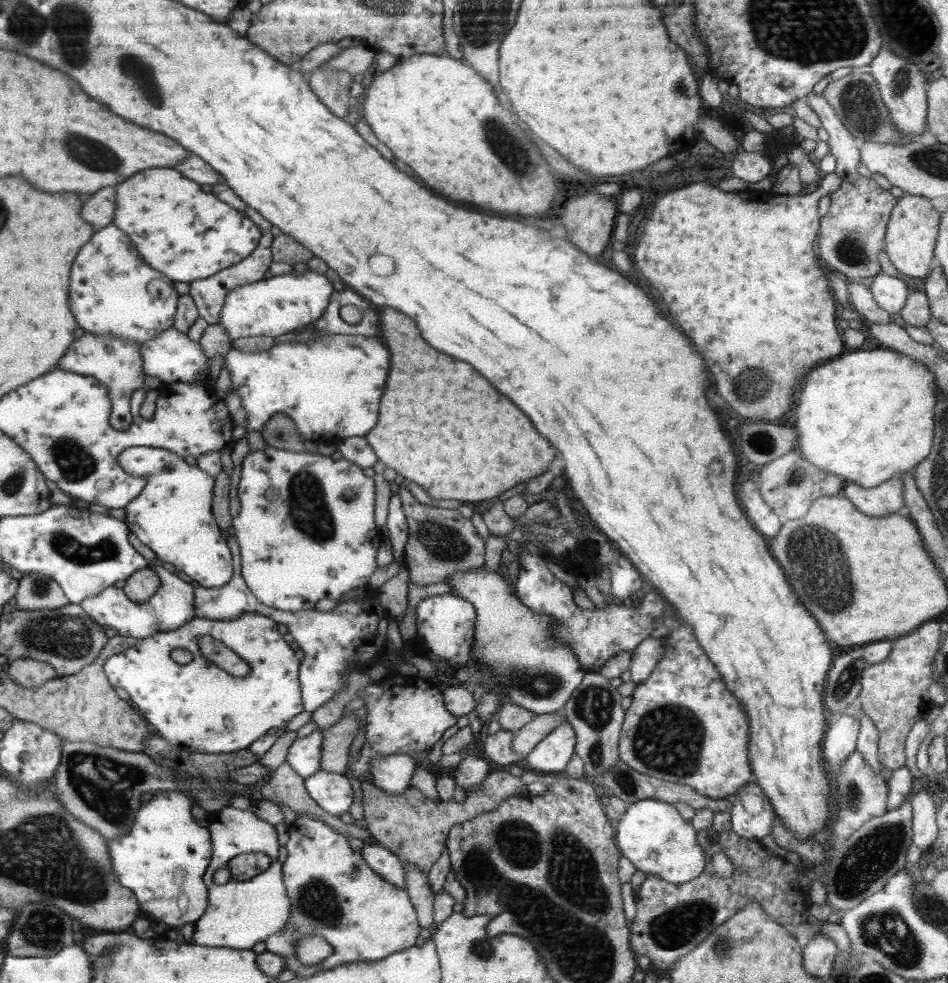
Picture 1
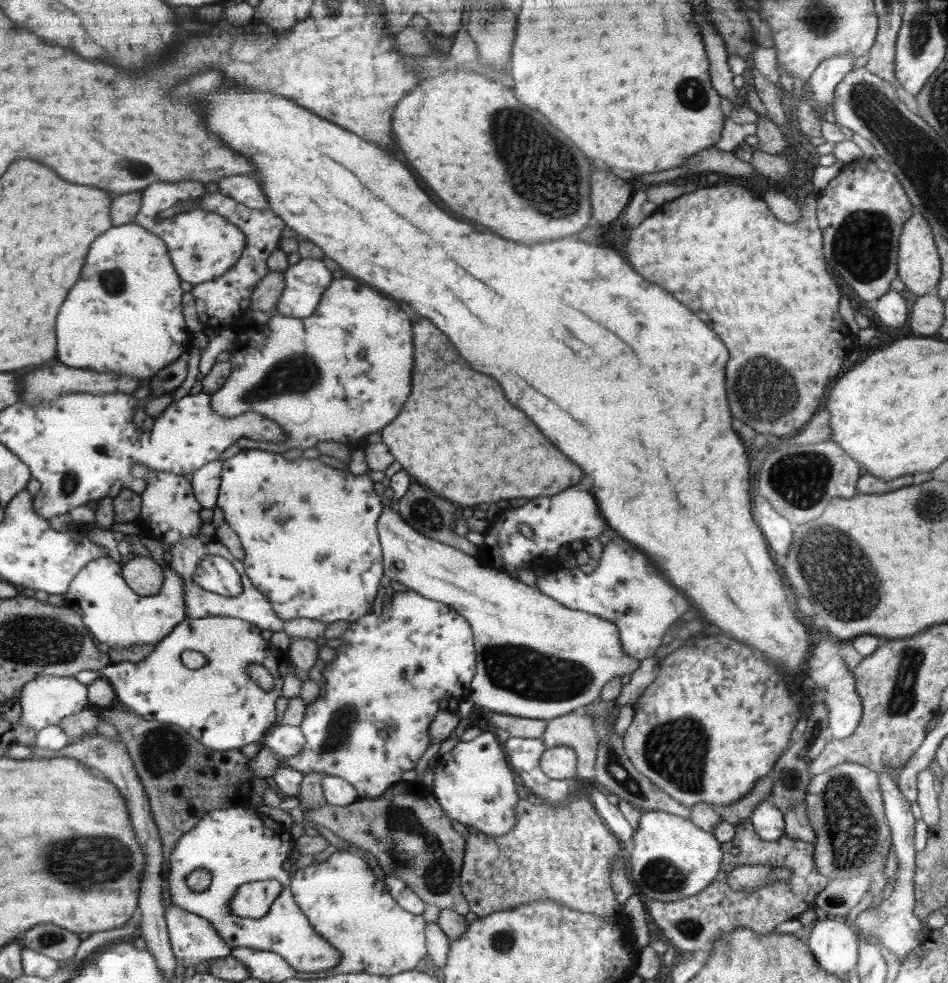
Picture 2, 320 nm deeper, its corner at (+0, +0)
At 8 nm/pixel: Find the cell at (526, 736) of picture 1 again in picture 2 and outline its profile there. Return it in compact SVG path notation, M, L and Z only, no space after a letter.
M574 712L550 719L541 739L547 749L570 747L577 754L578 776L595 778L599 736L595 722L587 714Z

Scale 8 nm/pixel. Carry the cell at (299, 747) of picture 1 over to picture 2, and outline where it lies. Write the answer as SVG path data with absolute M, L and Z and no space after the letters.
M280 724L270 727L261 742L278 756L287 759L302 750L305 736L299 726Z

